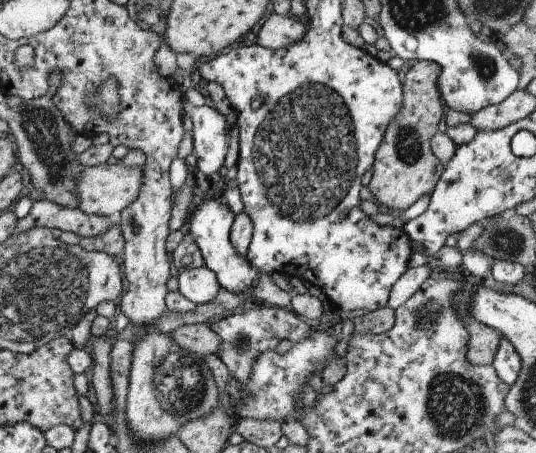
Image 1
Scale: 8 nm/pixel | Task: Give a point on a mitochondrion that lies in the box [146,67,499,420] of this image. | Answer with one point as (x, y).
(307, 151)

